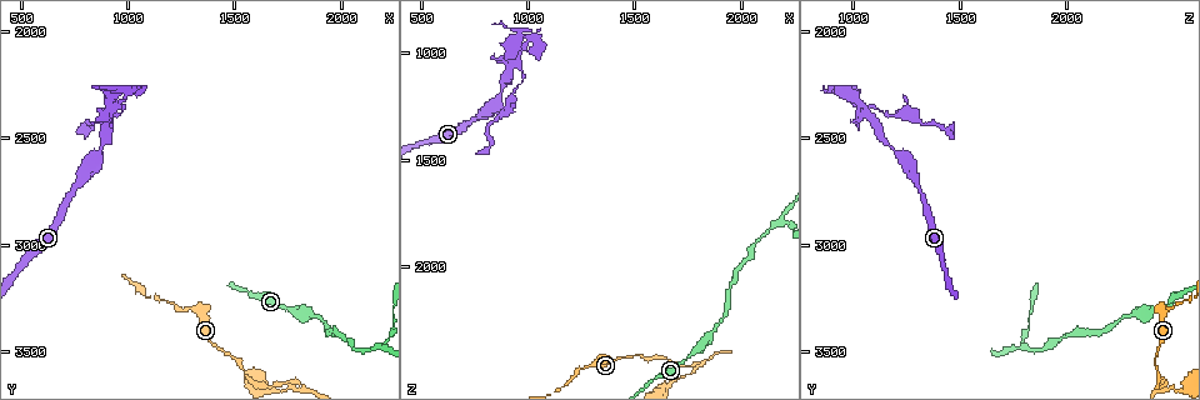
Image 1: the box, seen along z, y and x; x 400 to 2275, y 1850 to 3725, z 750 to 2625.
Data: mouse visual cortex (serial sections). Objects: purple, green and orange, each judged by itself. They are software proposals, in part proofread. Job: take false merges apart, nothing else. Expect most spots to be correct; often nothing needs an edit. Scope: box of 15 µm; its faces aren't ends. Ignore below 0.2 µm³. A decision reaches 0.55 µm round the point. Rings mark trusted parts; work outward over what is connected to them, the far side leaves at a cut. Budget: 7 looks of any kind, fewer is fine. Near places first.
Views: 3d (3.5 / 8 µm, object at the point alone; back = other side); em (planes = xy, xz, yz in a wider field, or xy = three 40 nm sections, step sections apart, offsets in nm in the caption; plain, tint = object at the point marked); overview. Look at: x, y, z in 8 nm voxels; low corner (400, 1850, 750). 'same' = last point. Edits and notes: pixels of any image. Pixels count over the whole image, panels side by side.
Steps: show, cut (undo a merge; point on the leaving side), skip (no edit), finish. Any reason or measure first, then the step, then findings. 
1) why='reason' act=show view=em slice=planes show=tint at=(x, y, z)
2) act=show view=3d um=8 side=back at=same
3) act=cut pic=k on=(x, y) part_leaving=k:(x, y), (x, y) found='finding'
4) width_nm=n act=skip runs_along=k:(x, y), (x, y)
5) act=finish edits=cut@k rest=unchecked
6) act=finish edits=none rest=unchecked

why='narrows sharply' act=show view=3d um=8 at=(1910, 3360, 2250)

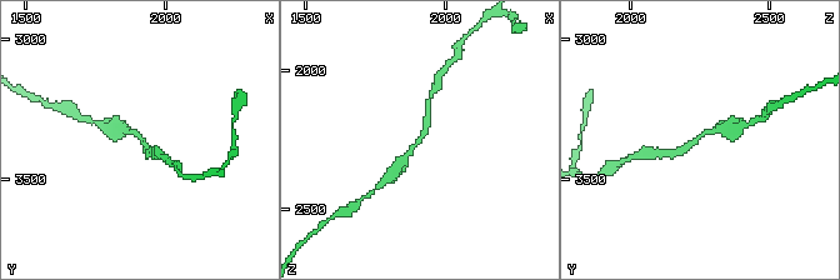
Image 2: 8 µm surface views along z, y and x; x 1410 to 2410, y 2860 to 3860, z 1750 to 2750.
why='zoom in' act=show view=3d um=3.5 at=(1920, 3360, 2240)

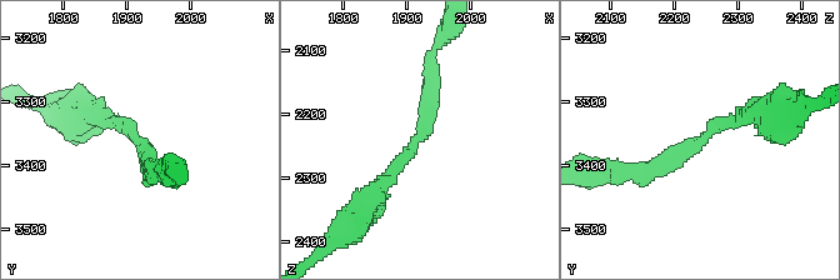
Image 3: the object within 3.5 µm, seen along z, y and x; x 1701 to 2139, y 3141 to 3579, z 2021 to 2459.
act=skip runs_along=3:(370, 199), (424, 131), (431, 70) found='all the same cell'

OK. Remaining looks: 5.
why='three arms meet' act=show view=em slice=xy step=3 show=tint at=(1790, 3630, 2460)

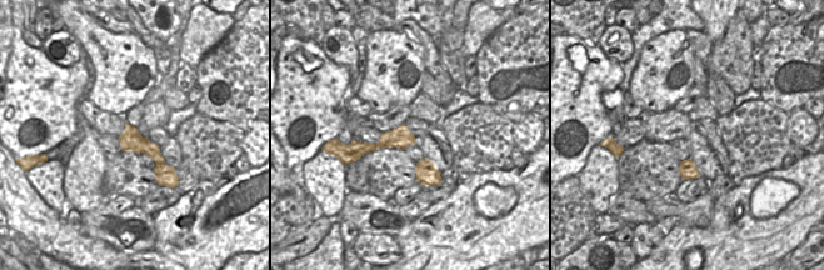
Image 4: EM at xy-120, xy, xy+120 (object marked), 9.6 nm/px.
why='see where the arms go' act=show view=3d um=3.5 at=same

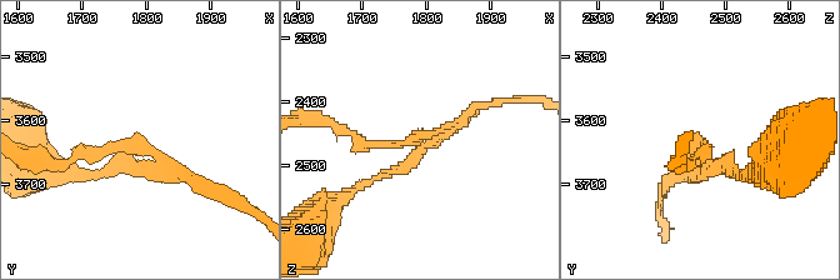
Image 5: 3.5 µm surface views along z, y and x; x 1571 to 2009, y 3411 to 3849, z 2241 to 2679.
act=cut pic=5 on=(118, 165) found='a second cell is stuck on'

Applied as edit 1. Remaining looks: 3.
act=show view=3d um=8 side=back at=(2160, 3480, 1790)

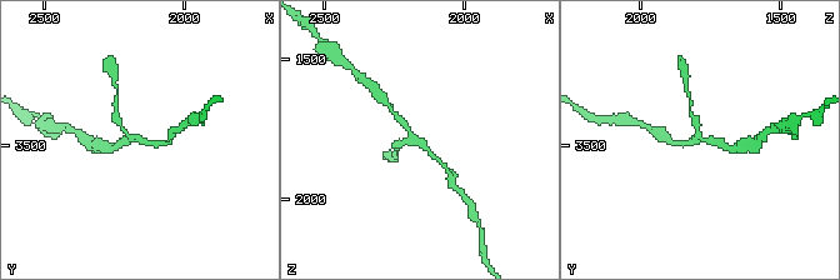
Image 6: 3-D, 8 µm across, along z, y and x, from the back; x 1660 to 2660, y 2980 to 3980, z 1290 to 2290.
act=show view=3d um=3.5 side=back at=(2160, 3480, 1800)

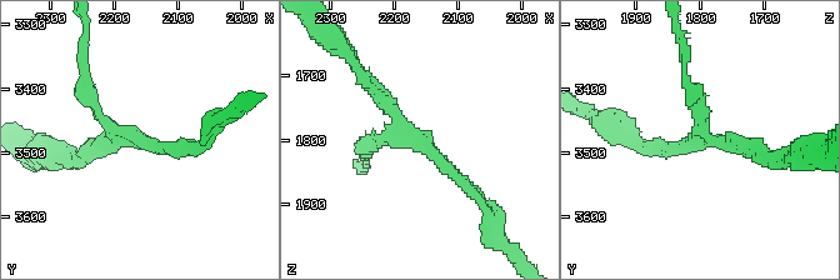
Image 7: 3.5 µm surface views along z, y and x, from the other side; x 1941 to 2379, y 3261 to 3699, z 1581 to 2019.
arms=3 arm_widths_nm=150,150,200 why='now the EM' act=show view=em slice=xy step=3 show=tint at=(2160, 3480, 1805)

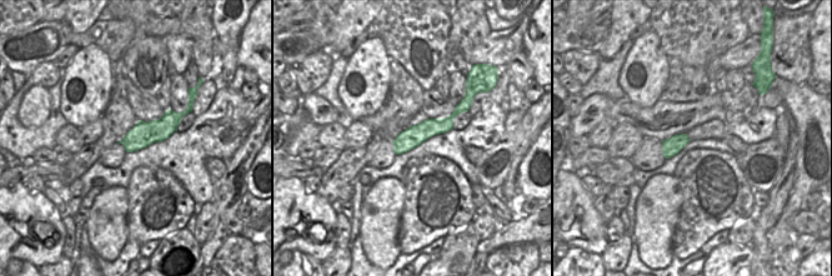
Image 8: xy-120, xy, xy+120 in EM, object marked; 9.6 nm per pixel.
act=skip runs_along=7:(200, 146), (116, 131), (85, 85) found='one cell here'

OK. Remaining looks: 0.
act=finish edits=cut@5 rest=unchecked

